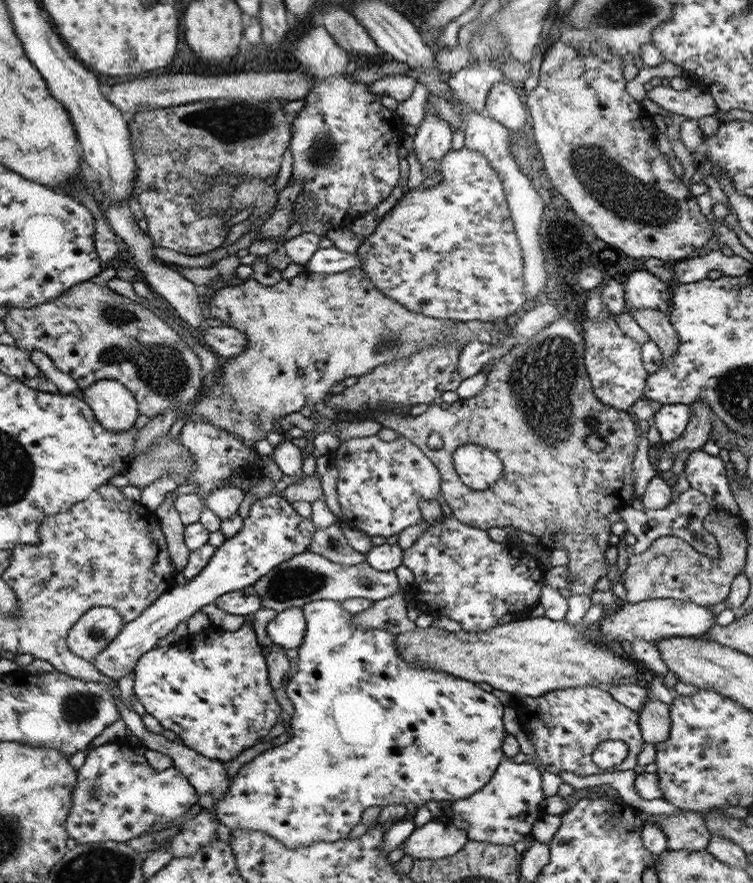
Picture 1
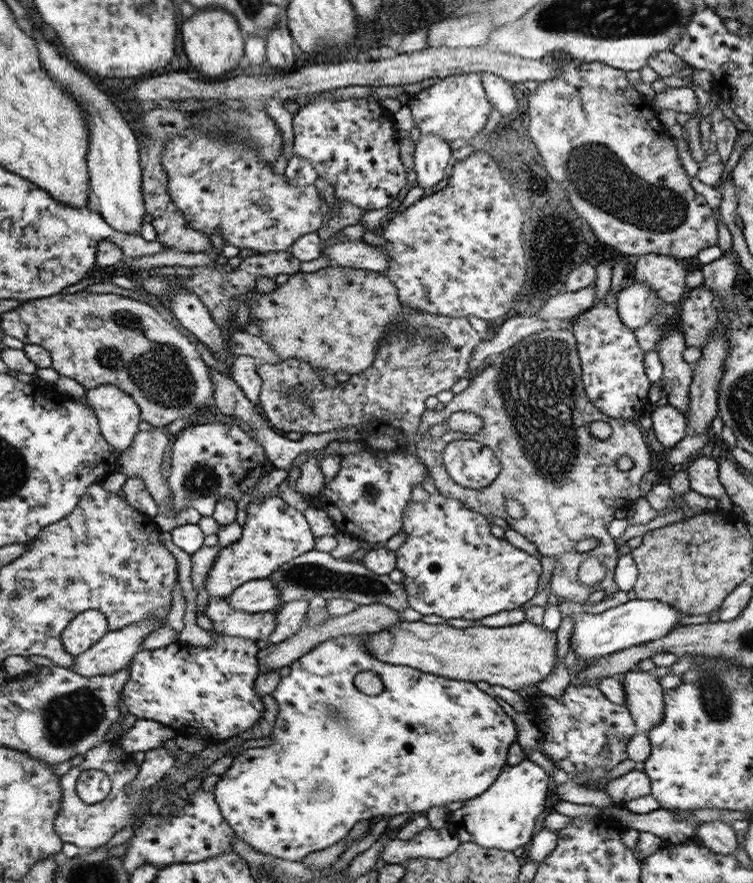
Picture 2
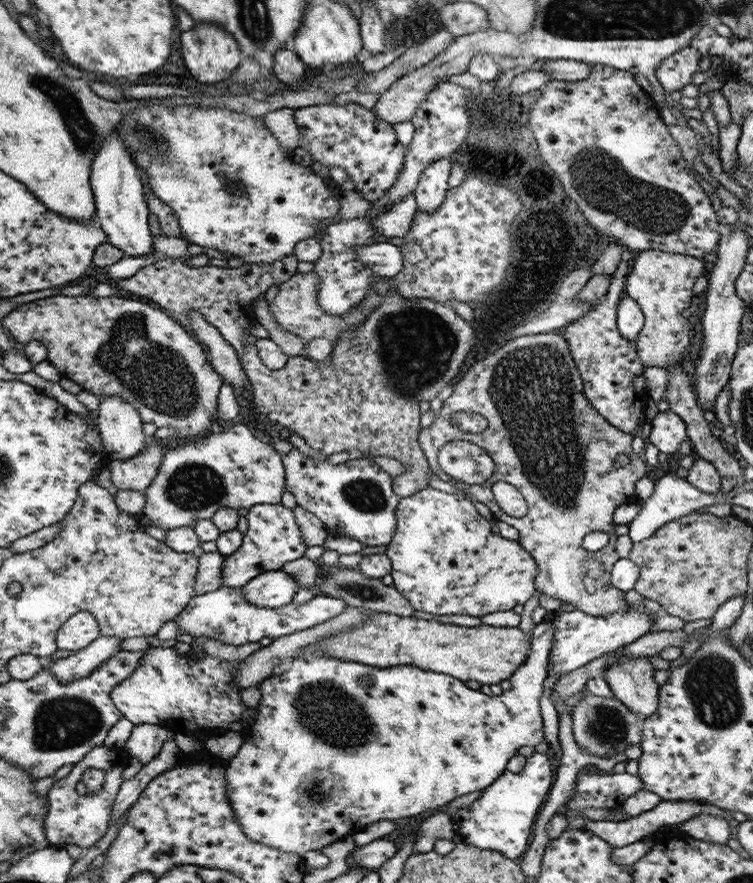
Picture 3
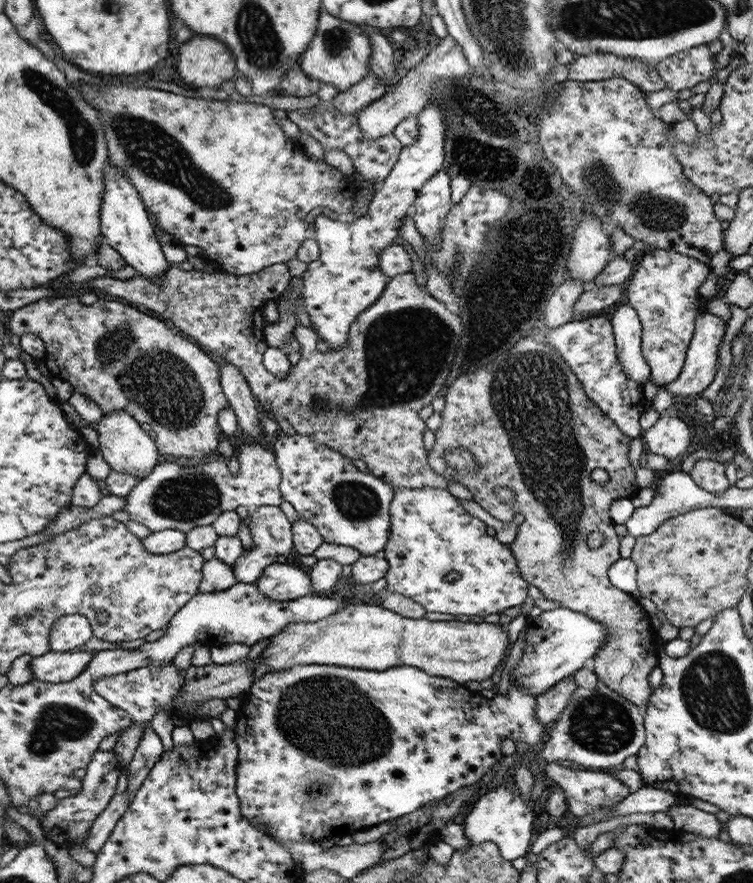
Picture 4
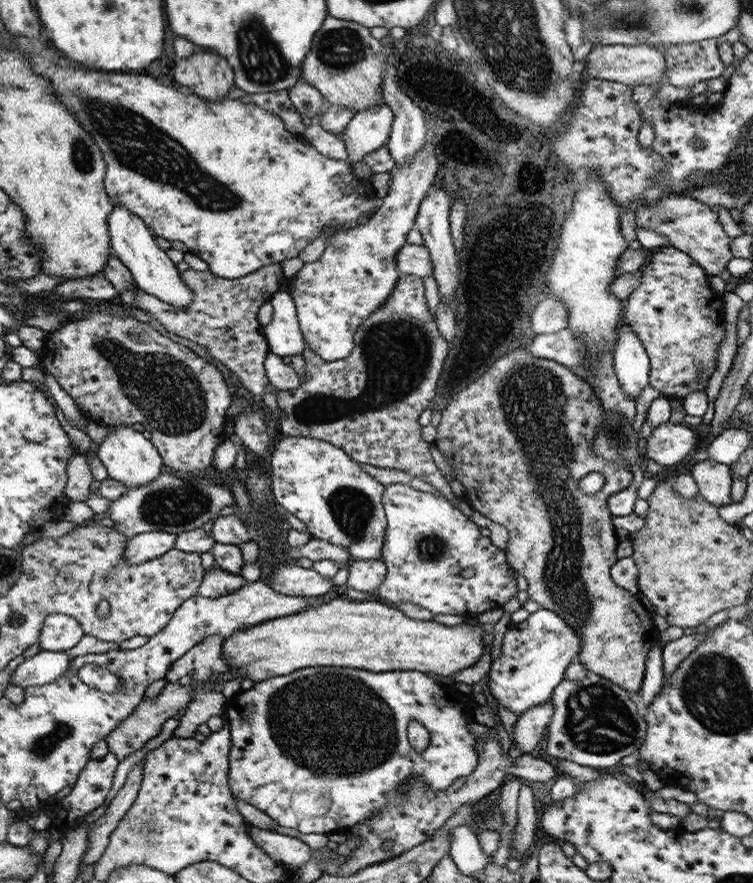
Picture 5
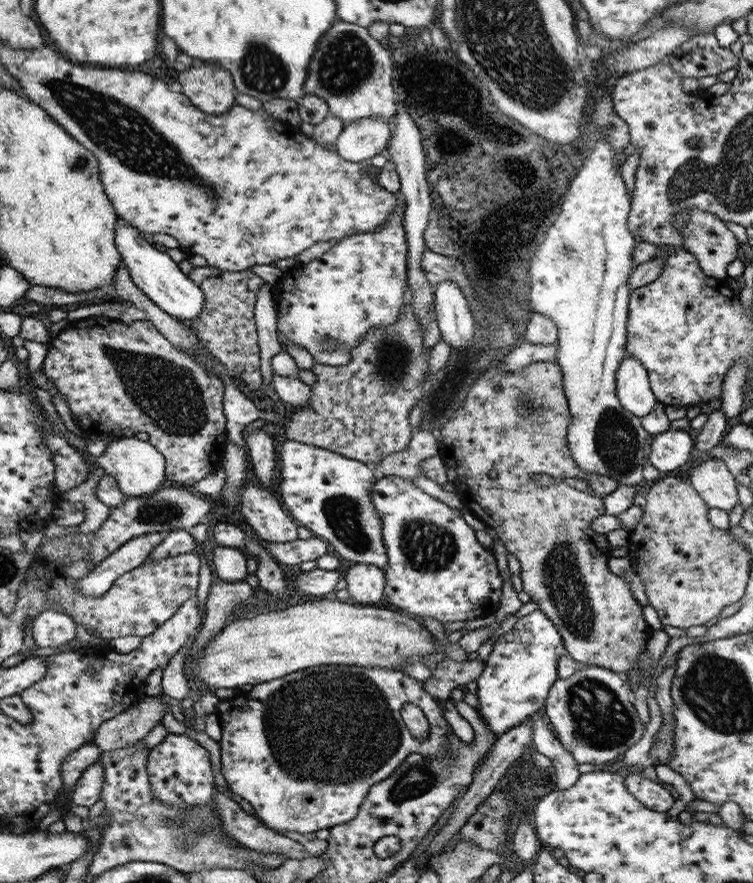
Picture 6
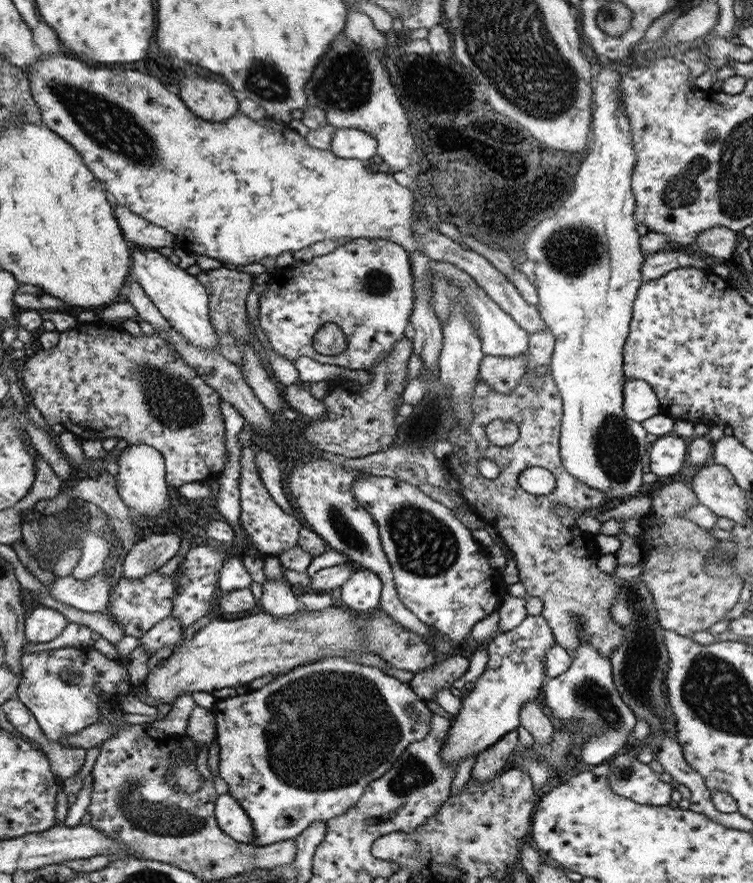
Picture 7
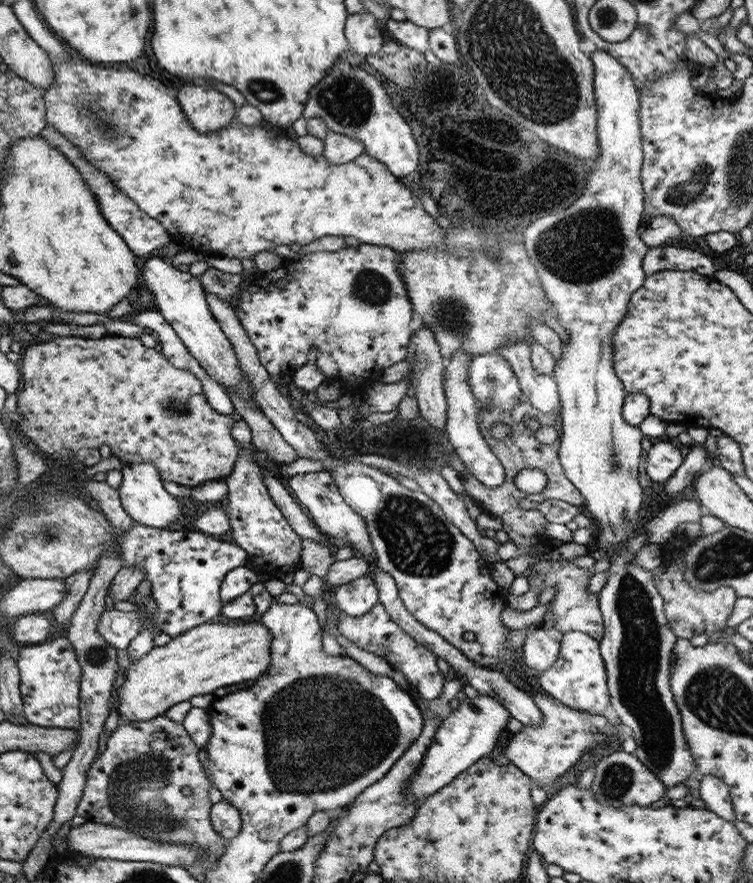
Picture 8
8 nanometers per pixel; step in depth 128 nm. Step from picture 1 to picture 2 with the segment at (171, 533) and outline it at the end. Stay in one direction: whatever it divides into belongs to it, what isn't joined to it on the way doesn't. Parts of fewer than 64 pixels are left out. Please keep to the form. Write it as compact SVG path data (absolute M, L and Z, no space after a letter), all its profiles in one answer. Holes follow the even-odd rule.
M164 427L137 434L134 444L121 453L121 469L127 477L140 477L146 485L147 496L151 496L164 516L174 518L175 514L167 508L173 506L170 487L162 474L164 453L172 443L172 437Z

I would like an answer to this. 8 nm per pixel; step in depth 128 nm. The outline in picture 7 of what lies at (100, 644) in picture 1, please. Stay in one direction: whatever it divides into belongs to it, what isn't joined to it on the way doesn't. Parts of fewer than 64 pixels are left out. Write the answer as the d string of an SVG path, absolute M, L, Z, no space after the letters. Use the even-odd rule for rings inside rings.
M36 605L25 617L25 638L30 643L48 643L58 638L68 623L65 614L50 607Z

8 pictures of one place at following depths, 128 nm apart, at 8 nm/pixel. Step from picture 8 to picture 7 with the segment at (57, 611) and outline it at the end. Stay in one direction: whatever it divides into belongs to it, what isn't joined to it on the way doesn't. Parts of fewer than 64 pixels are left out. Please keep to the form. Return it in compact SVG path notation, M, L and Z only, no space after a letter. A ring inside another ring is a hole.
M108 529L104 534L96 534L89 530L85 532L82 556L71 574L75 579L88 580L98 571L104 570L105 560L112 547L108 541L109 530L111 529Z

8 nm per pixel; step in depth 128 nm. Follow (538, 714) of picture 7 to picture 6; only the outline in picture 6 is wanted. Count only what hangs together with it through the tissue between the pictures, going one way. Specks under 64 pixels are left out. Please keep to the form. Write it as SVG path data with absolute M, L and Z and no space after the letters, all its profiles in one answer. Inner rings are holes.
M537 713L530 716L529 719L533 722L531 724L533 726L532 748L553 761L556 769L554 781L557 784L556 789L572 789L580 777L580 772L577 769L578 764L574 757L562 746L555 733L552 733L552 730Z

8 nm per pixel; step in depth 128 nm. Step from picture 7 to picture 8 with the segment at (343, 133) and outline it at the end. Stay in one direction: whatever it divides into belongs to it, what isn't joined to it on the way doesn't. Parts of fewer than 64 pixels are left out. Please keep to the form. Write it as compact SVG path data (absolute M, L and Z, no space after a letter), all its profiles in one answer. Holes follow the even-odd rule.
M329 131L323 141L325 147L322 155L332 166L348 164L365 151L365 144L361 140L334 131Z

